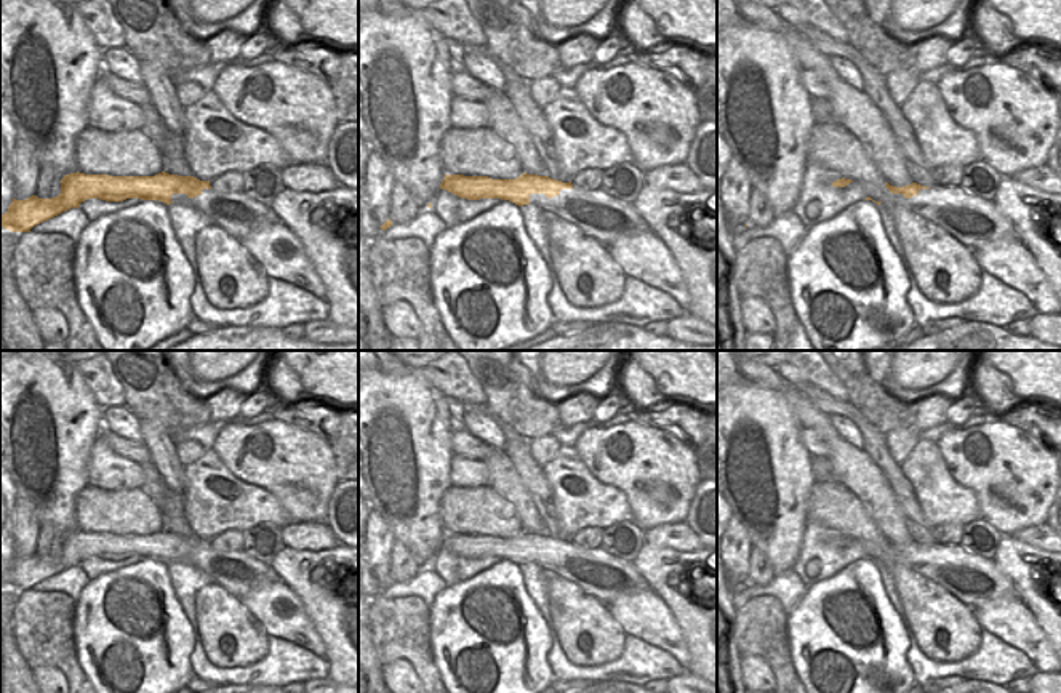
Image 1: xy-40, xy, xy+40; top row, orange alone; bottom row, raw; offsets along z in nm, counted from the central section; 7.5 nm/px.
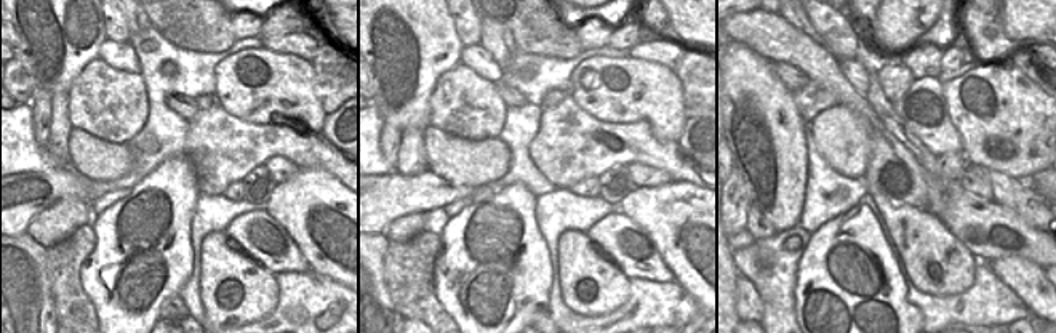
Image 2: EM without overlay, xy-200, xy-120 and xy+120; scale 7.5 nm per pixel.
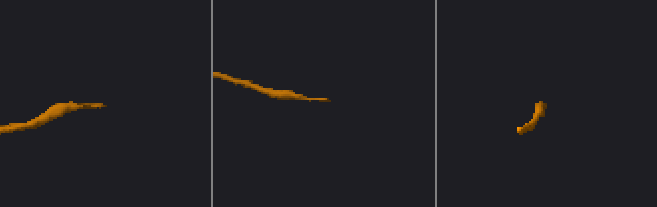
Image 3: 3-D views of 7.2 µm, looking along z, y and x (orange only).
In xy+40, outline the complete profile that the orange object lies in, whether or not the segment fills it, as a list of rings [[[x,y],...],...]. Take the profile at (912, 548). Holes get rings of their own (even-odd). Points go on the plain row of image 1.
[[[917,541],[896,546],[864,546],[866,559],[899,563],[939,584],[971,610],[1000,597],[1018,597],[1013,581],[991,559],[960,546],[925,546]]]

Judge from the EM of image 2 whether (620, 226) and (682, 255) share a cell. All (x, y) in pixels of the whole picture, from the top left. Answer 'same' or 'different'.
different

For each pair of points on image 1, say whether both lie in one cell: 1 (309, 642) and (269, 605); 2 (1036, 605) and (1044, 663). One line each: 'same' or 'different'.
1: same
2: different

